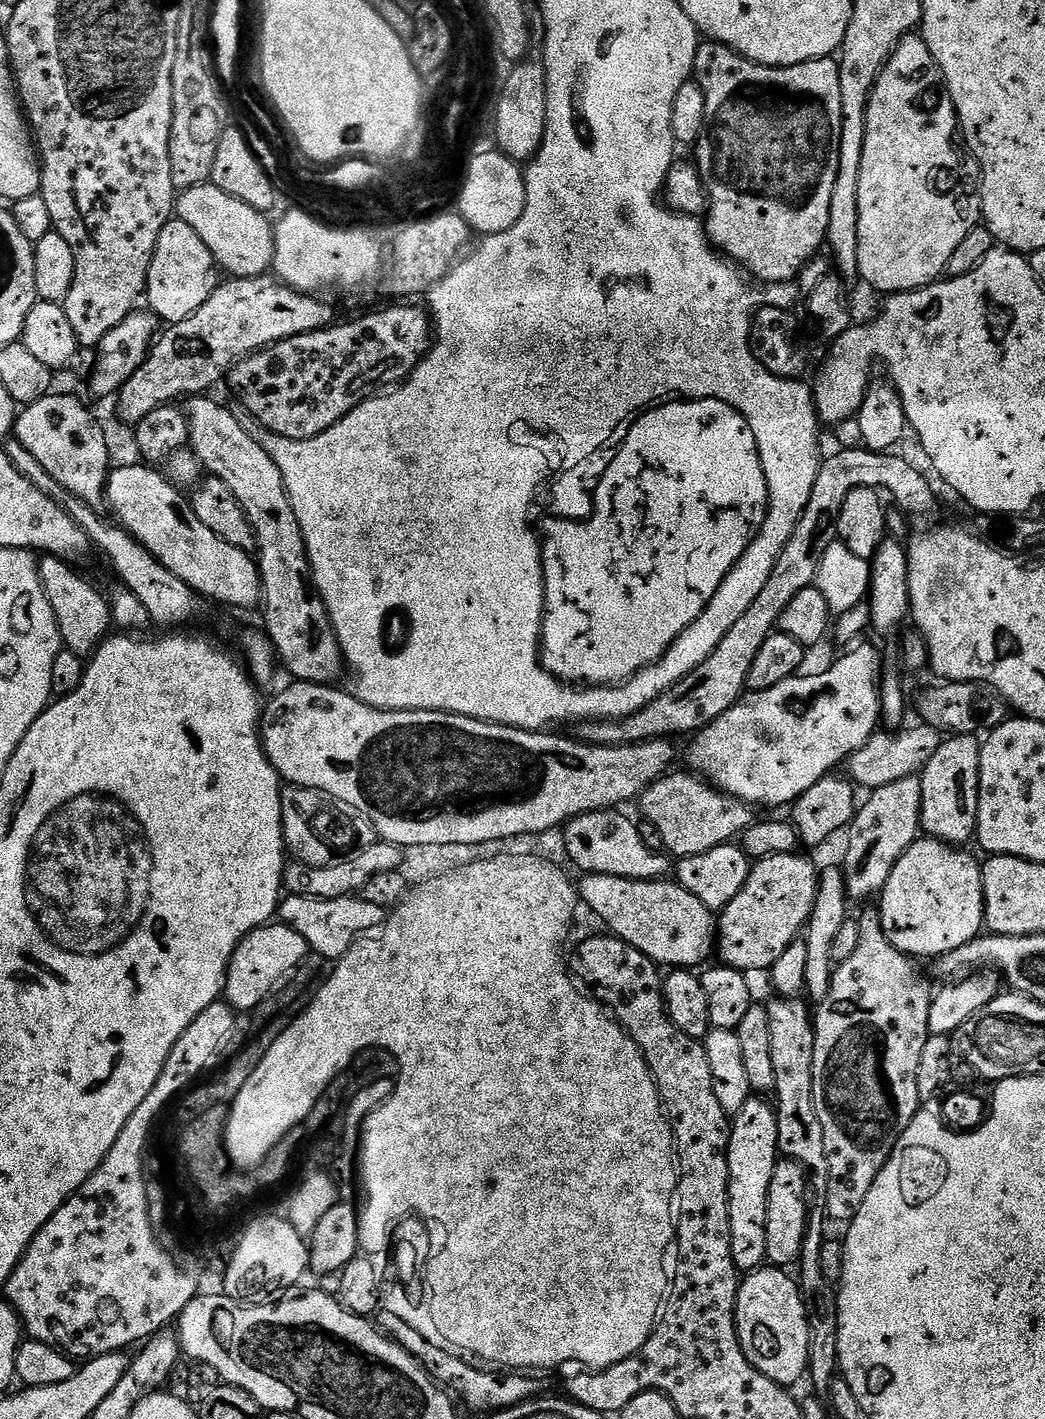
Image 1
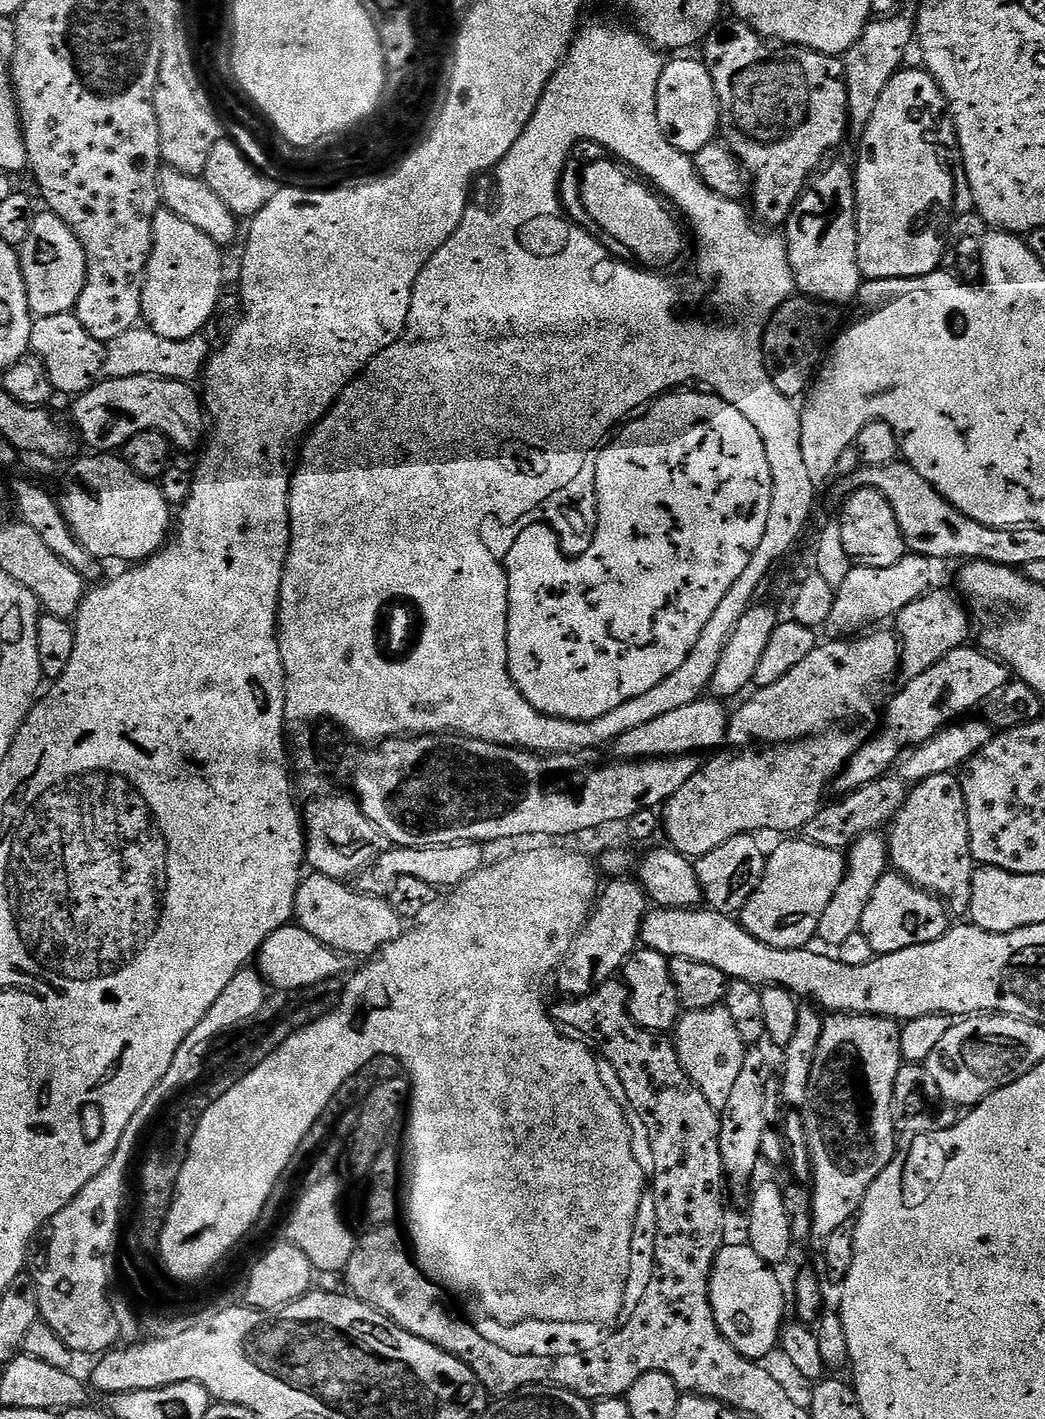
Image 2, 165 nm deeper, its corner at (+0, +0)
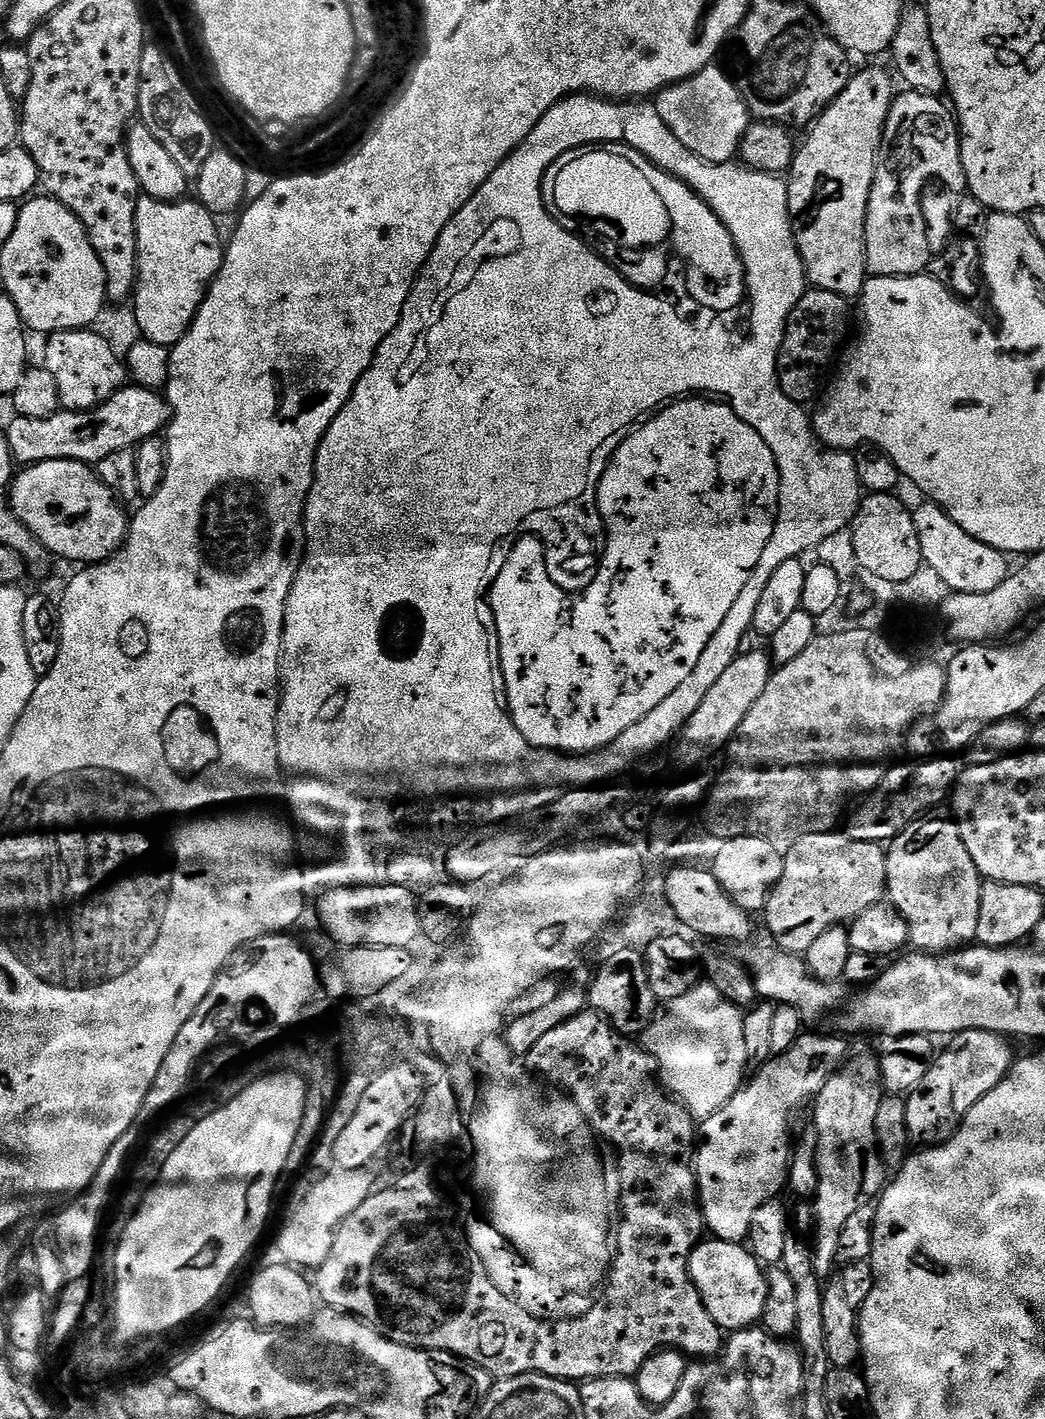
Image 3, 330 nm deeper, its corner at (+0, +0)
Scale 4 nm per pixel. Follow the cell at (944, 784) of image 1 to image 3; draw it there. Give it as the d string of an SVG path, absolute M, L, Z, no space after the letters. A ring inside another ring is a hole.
M936 815L919 816L886 848L887 899L902 914L911 947L929 954L954 952L976 940L982 898L982 870L974 866L955 819Z

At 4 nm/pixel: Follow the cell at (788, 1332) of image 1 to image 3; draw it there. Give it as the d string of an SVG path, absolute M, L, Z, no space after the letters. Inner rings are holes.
M705 1239L692 1251L688 1269L710 1318L714 1318L714 1322L725 1333L741 1332L763 1321L768 1293L766 1272L743 1243Z

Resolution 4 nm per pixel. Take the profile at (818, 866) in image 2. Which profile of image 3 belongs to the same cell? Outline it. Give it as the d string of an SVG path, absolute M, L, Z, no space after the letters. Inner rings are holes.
M843 831L819 832L795 837L791 841L792 849L784 852L782 878L772 887L768 901L763 906L762 917L768 932L775 943L785 952L803 954L813 944L818 934L833 926L843 925L861 916L867 908L881 903L885 899L888 883L886 882L886 858L884 844L860 842L850 838Z

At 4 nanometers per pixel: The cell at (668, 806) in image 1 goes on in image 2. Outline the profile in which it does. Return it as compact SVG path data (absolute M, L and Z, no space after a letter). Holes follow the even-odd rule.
M872 630L867 634L857 635L855 638L849 639L829 639L826 644L824 642L817 643L814 650L810 650L810 654L804 661L798 662L798 666L794 666L794 670L790 670L790 674L786 674L786 678L778 678L778 682L774 682L774 686L766 686L765 688L756 688L755 691L747 697L748 701L741 706L735 713L731 713L728 721L728 735L724 741L724 747L719 749L715 754L708 757L694 774L694 778L690 778L690 782L686 782L686 786L682 786L682 790L678 790L672 795L667 804L662 808L662 832L668 835L667 843L671 845L675 851L681 852L682 855L689 858L699 858L710 854L710 850L718 850L718 846L722 846L722 842L730 842L730 838L735 836L747 836L749 834L761 834L760 832L784 832L780 834L796 834L804 829L806 822L810 822L810 818L814 818L814 814L818 814L818 810L825 803L828 788L835 785L836 777L843 772L851 760L852 755L856 753L862 743L862 735L856 729L856 724L860 724L863 720L868 720L876 712L876 699L880 696L880 691L884 688L884 683L891 678L900 668L900 641L891 631L878 632L880 630Z

